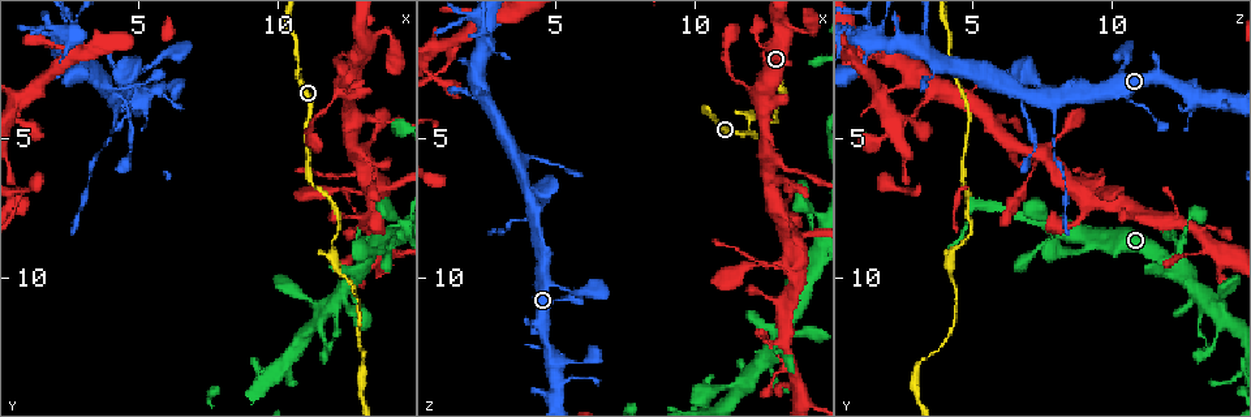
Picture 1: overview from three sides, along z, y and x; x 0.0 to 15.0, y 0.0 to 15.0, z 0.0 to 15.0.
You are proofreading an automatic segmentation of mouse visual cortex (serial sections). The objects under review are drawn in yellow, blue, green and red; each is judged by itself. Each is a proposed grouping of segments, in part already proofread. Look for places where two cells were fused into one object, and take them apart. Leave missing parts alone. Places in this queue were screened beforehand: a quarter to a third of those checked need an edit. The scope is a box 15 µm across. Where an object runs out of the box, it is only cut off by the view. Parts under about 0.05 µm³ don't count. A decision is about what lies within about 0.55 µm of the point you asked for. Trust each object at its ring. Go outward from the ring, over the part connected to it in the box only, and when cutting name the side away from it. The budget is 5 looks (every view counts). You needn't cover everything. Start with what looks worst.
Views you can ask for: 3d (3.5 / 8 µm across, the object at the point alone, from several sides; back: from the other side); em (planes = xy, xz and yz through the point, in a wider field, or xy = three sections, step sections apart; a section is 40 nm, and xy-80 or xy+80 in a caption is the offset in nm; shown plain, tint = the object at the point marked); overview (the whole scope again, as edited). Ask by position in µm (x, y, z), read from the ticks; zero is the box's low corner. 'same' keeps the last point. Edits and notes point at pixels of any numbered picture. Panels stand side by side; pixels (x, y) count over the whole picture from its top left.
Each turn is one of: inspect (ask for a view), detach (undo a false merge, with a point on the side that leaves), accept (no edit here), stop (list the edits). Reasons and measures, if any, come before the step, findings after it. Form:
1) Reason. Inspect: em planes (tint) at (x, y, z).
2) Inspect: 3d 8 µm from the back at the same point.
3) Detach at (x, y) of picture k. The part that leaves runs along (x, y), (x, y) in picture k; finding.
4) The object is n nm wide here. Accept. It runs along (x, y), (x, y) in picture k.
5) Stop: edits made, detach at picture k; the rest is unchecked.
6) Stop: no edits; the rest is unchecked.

A narrow waist. Inspect: 3d 3.5 µm from the back at (4.1, 4.9, 8.0).

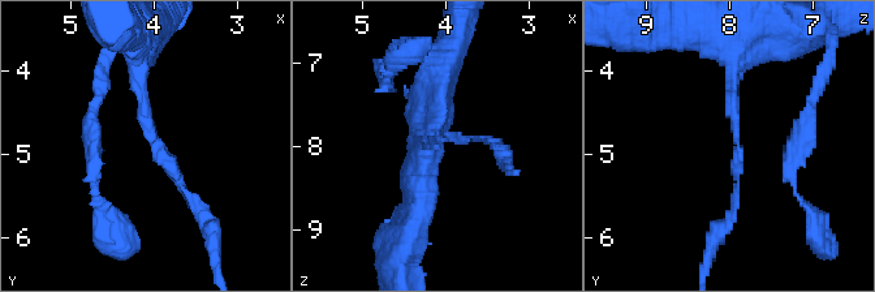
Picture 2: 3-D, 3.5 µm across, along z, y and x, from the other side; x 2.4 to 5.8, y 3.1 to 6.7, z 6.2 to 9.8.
Now the EM. Inspect: em xy step 3 (tint) at (4.10, 4.90, 7.95).

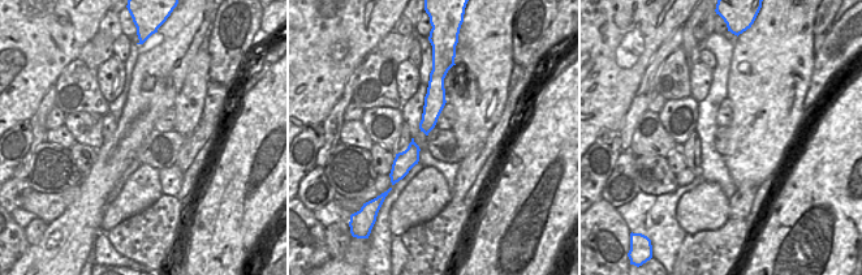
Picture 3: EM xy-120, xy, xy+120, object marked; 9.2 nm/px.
The arms are 100, 150 nm wide. Detach at (179, 181) of picture 2. The part that leaves runs along (152, 147), (212, 223), (212, 244) in picture 2; two cells meet here.

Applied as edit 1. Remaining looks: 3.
Redraw. Inspect: overview.

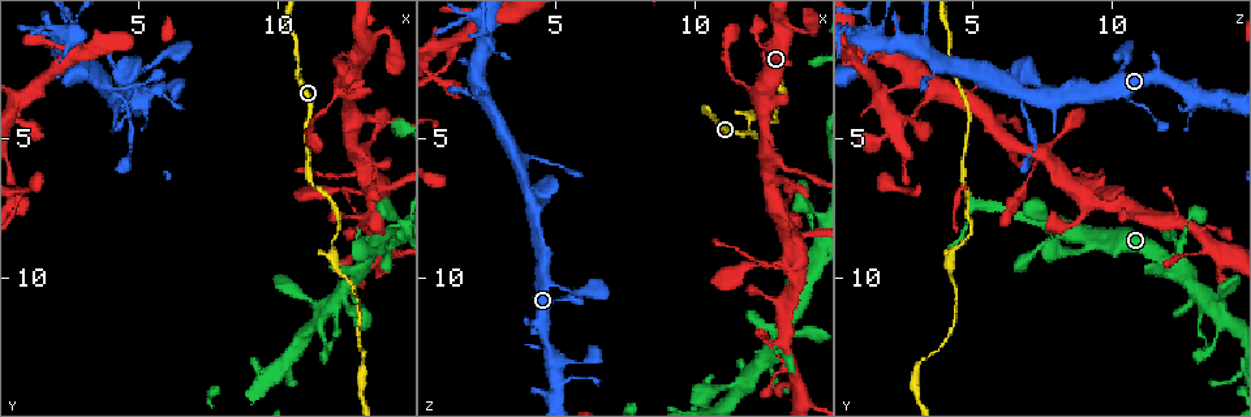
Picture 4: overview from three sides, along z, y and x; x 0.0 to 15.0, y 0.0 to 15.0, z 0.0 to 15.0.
Sharp bend. Inspect: 3d 3.5 µm at (4.3, 3.5, 6.8).

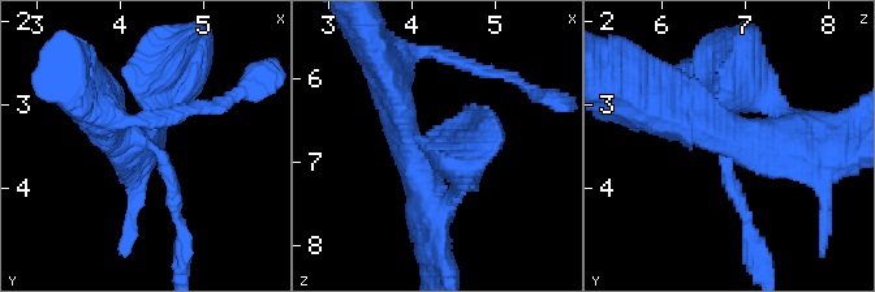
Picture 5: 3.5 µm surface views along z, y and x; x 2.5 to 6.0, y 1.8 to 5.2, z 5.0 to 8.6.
3 arms meet here; the arms are 200, 400, 400 nm wide; need the tissue. Inspect: em planes (tint) at (4.30, 3.50, 6.80).

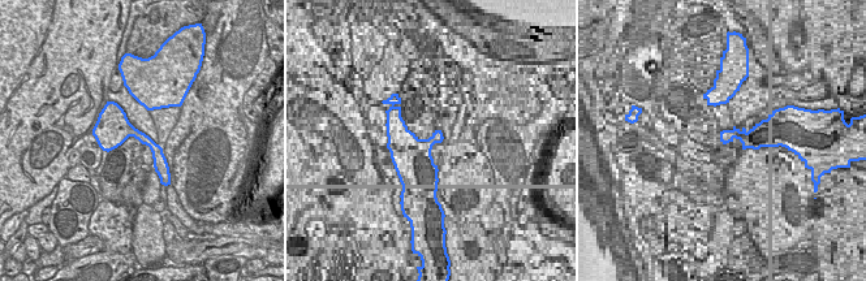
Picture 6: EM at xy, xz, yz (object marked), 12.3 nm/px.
The object is 240 nm wide here. Accept. It runs along (807, 144), (727, 144), (748, 217) in picture 5; continuous, no second cell.

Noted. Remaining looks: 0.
Stop: edits made, detach at picture 2; the rest is unchecked.

